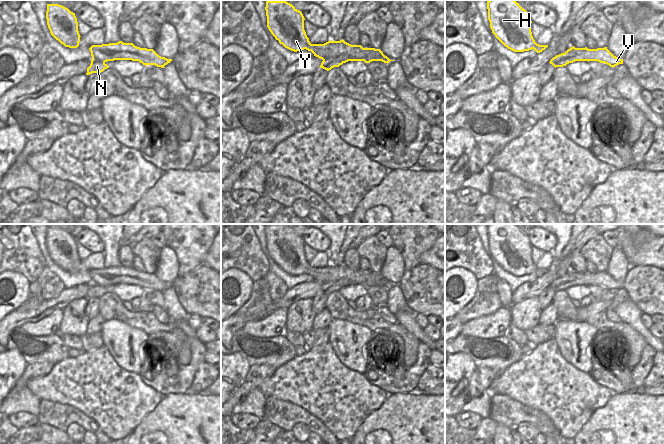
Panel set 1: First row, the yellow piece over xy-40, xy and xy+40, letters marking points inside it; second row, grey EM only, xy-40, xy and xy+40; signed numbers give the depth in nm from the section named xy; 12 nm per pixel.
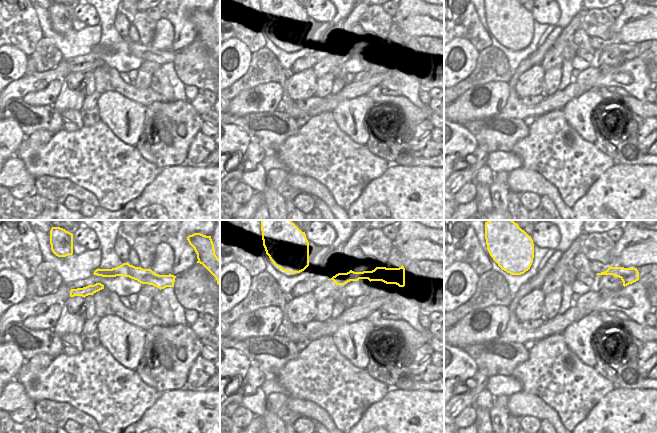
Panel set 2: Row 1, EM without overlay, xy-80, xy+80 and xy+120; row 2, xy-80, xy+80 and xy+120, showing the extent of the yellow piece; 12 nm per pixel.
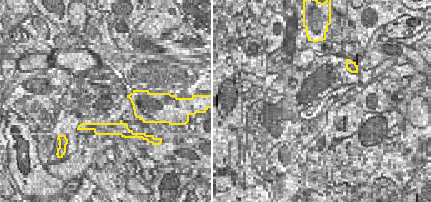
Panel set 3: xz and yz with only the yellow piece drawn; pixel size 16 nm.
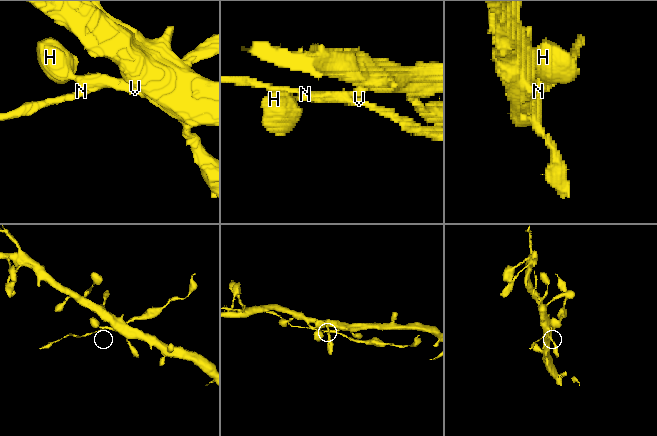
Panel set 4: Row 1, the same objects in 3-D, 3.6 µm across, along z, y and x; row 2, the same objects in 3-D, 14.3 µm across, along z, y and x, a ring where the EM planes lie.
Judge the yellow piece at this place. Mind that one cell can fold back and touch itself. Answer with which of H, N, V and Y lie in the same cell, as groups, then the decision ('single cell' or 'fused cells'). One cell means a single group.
H Y / N V | fused cells

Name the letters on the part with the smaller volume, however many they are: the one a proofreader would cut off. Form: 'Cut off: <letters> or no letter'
Cut off: N, V

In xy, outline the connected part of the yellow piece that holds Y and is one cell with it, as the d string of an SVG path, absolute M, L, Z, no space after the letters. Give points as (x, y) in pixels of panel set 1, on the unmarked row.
M266 225L265 234L269 255L280 268L291 275L306 273L322 284L351 278L353 282L365 287L375 285L378 280L377 275L366 275L361 269L351 269L343 263L311 268L304 254L305 242L302 236L286 225Z

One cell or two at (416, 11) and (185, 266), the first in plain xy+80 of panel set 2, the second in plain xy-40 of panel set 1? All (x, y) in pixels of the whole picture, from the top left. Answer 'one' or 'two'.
two

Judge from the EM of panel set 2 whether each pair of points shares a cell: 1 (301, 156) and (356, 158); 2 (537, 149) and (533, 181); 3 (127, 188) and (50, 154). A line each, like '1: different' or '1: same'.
1: same
2: different
3: same

